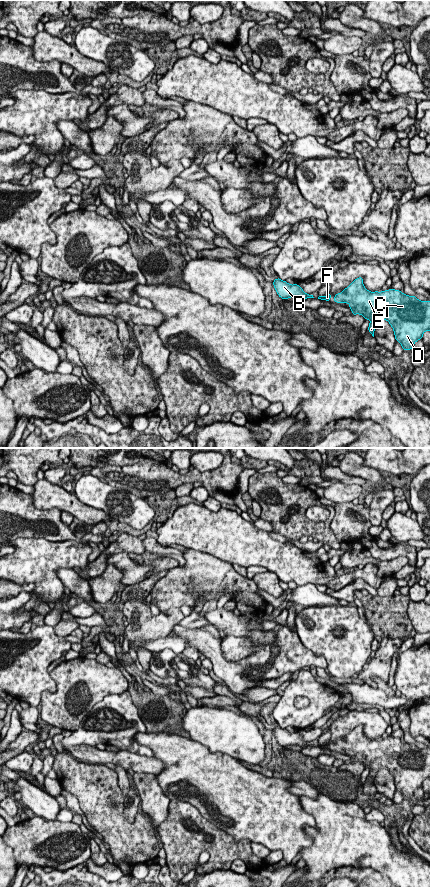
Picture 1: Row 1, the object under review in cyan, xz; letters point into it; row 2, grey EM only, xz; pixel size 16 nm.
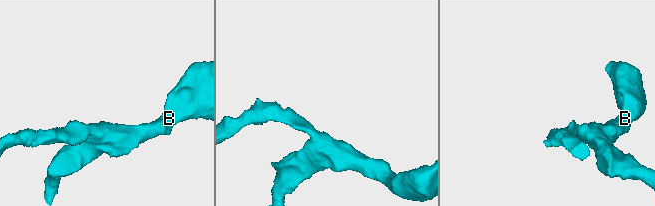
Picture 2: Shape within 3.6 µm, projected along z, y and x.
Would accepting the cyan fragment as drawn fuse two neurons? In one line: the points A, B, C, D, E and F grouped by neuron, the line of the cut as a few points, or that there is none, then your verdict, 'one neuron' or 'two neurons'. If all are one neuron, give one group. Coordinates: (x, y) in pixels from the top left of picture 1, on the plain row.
A B C D E F; no cut; one neuron

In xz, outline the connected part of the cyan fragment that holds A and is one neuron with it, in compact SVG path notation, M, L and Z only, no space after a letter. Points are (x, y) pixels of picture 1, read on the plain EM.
M358 725L343 740L334 745L336 751L349 751L352 763L363 763L365 768L369 767L368 779L374 785L374 778L380 768L387 768L394 778L396 789L403 795L404 799L411 798L414 791L423 785L423 781L430 779L430 749L420 749L416 744L409 744L400 738L389 737L382 740L370 740L363 733L363 726Z

